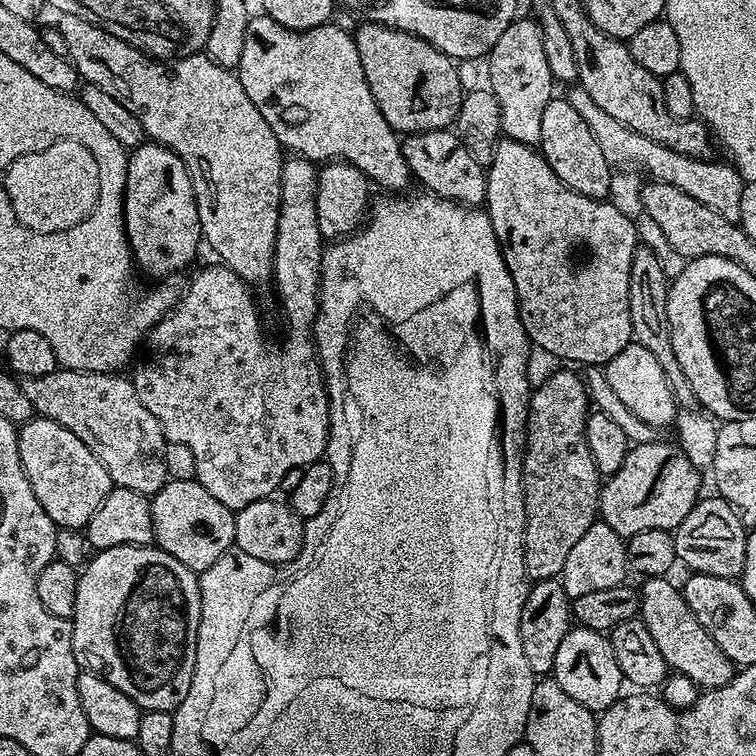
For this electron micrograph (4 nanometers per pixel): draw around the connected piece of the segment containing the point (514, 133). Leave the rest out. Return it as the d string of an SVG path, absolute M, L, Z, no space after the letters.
M532 18L513 20L506 26L506 30L502 30L502 38L494 42L492 51L486 57L486 63L489 80L487 83L500 103L501 133L519 144L539 145L542 134L542 110L546 110L548 101L554 96L554 81L550 74L550 66L546 66L540 25Z

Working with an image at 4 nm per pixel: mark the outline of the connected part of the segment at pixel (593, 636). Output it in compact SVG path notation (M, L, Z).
M579 626L569 628L566 638L562 638L562 643L558 645L558 654L554 654L554 666L550 676L551 679L558 682L558 686L562 686L562 690L566 690L566 694L570 694L570 698L574 698L574 702L588 708L594 714L604 712L614 701L620 699L622 695L620 687L625 687L626 684L622 670L619 669L618 660L615 658L614 646L611 644L609 637L603 632L595 632Z

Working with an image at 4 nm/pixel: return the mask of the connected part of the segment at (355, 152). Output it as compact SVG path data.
M263 14L253 15L246 26L238 75L242 82L242 90L246 90L246 94L250 97L250 102L254 102L254 106L258 106L258 114L262 114L262 118L266 118L266 122L270 122L270 130L274 130L281 149L297 156L303 156L305 160L313 162L345 160L347 164L358 166L358 170L362 170L375 187L377 184L380 188L388 188L384 190L392 194L400 194L407 189L404 187L407 186L408 180L410 181L410 173L406 158L400 149L401 137L386 122L386 118L382 118L382 110L378 110L378 102L374 102L374 94L370 94L370 86L366 82L366 74L362 70L362 58L358 58L356 37L351 31L347 32L346 29L339 28L336 22L329 22L314 26L305 32L295 32L278 22L274 22L274 18Z

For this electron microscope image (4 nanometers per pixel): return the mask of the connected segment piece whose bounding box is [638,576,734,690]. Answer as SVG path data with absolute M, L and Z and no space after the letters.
M649 576L641 583L644 585L639 585L639 619L644 622L667 667L673 673L690 678L690 682L694 682L701 690L726 686L734 675L732 660L726 658L718 642L714 642L714 638L702 630L702 622L694 618L690 606L684 600L683 591L677 585L675 588L670 581L662 576Z

